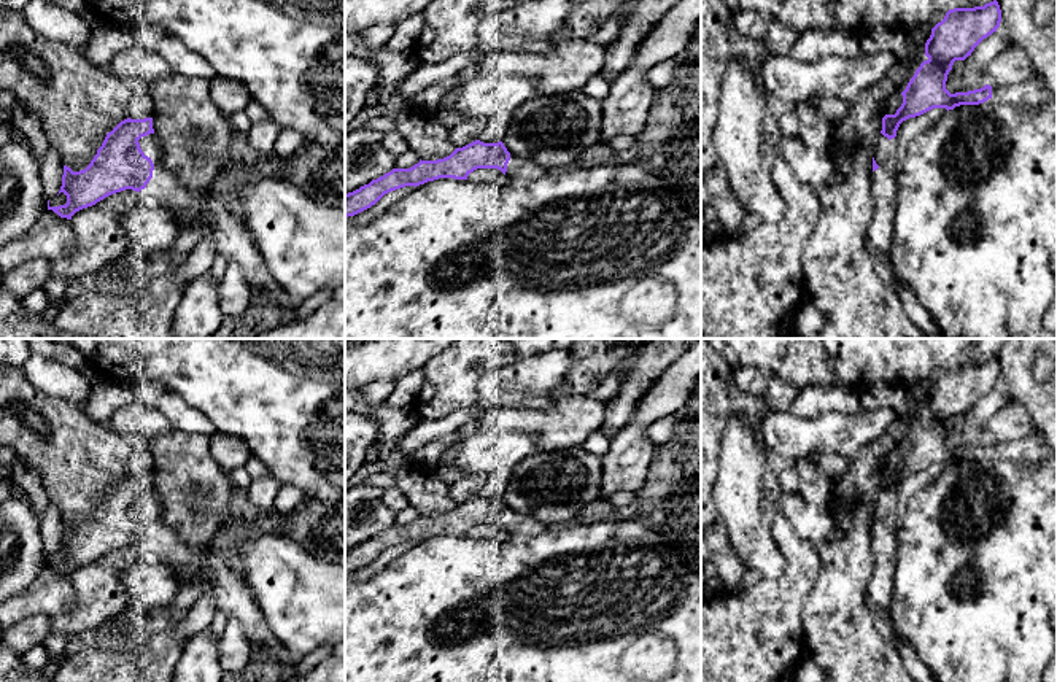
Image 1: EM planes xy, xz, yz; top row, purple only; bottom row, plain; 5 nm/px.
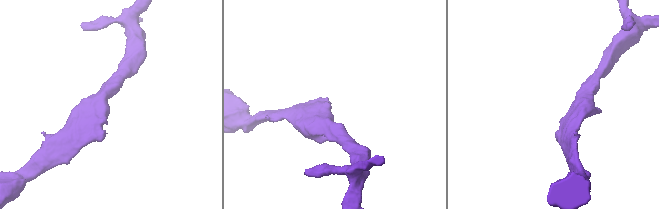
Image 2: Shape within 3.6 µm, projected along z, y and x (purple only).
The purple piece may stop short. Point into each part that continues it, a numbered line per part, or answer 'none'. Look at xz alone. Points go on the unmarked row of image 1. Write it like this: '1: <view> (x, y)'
1: xz (517, 523)

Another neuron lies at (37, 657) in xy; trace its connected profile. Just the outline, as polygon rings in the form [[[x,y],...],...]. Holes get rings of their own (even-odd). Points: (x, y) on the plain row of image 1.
[[[46,642],[35,645],[33,649],[30,649],[24,653],[24,663],[33,669],[41,669],[46,665],[49,665],[51,661],[52,660],[49,658]]]

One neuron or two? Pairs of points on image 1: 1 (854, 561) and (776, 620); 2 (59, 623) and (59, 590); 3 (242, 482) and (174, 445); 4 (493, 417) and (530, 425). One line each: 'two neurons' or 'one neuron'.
1: two neurons
2: two neurons
3: two neurons
4: one neuron

